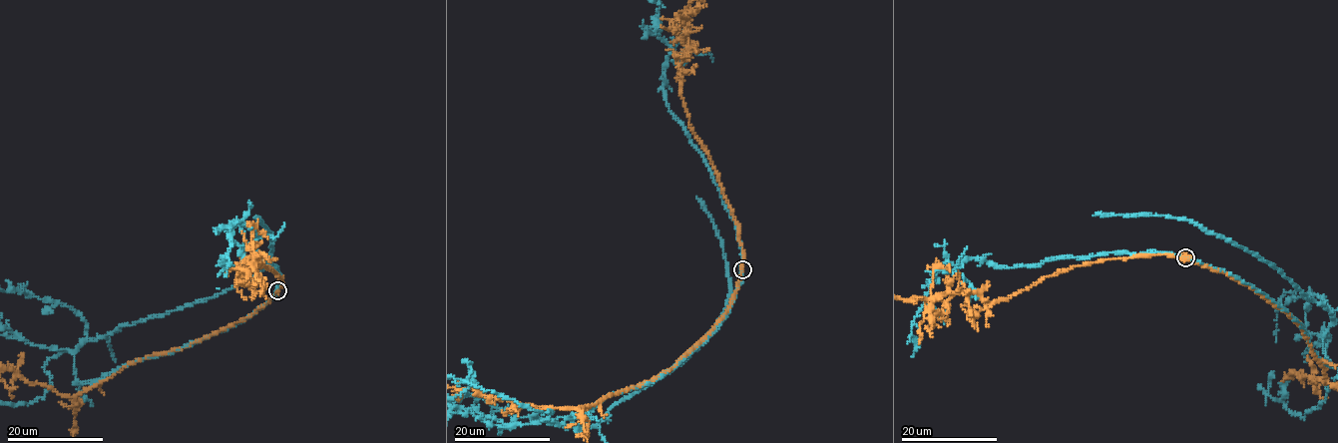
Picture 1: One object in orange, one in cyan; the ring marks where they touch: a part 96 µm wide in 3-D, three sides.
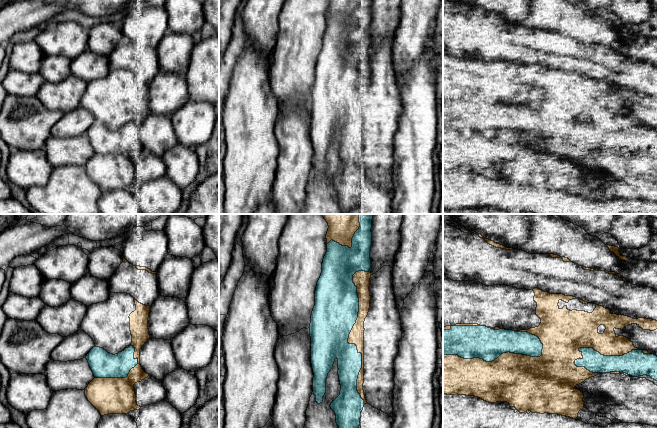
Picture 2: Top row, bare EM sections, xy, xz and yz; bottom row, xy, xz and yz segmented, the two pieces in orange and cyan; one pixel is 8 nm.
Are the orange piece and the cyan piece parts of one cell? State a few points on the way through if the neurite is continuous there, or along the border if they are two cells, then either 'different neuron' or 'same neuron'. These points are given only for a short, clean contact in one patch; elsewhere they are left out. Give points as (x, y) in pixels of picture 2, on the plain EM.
different neuron

